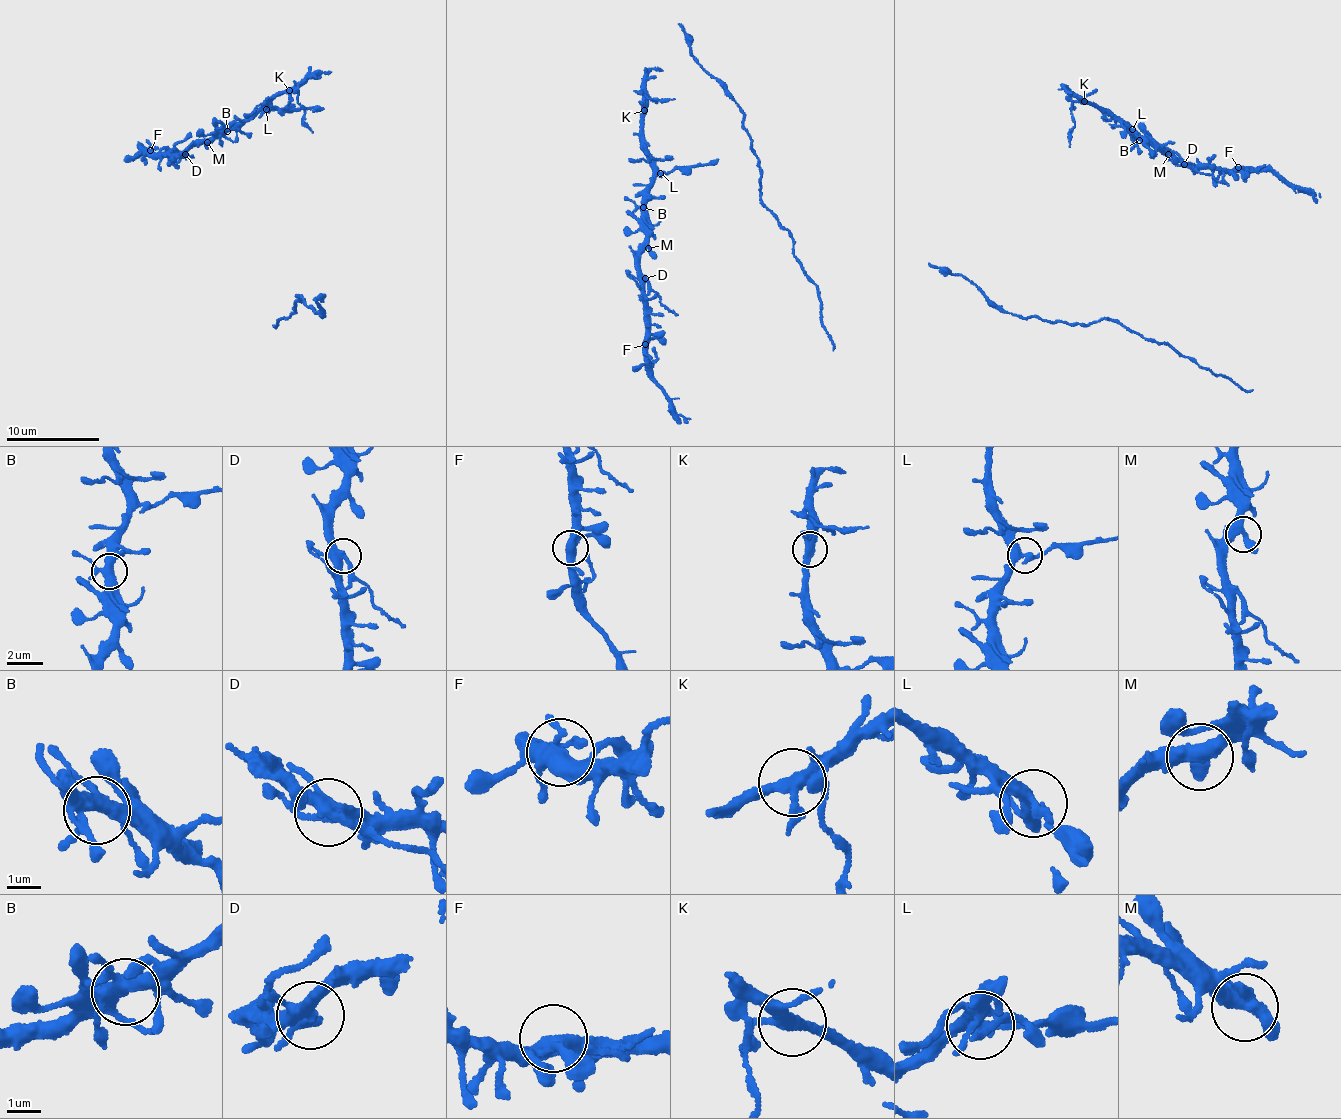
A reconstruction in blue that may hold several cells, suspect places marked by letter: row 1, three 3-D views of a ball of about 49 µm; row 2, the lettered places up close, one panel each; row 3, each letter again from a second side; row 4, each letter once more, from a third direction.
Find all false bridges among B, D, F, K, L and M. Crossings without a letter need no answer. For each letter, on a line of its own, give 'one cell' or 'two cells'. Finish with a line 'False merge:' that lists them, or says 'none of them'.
B: one cell
D: two cells
F: one cell
K: one cell
L: two cells
M: one cell
False merge: D, L

